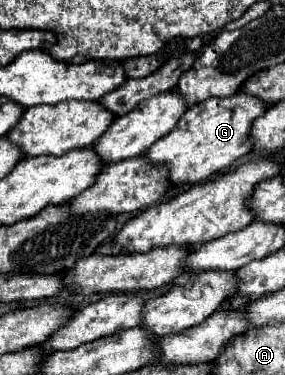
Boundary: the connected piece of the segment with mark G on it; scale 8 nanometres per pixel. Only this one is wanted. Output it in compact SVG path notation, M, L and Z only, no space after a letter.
M243 91L223 99L207 99L205 103L189 107L179 119L177 127L161 137L157 143L153 143L153 147L147 149L145 157L153 163L165 163L169 167L169 179L175 185L199 183L253 149L253 121L261 117L267 109L269 107L263 107L259 99L243 95Z

